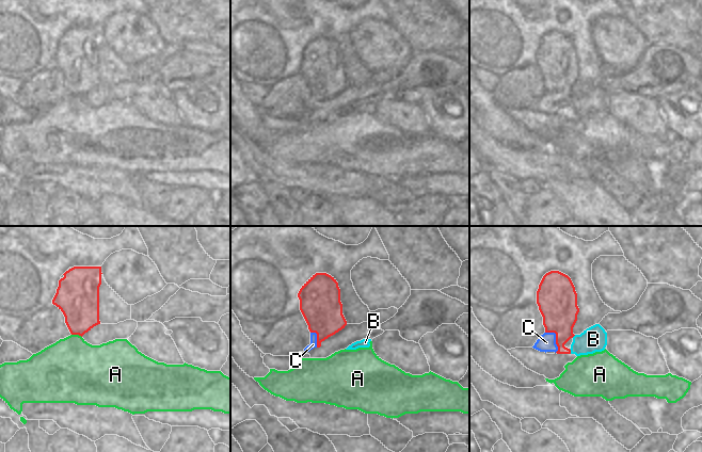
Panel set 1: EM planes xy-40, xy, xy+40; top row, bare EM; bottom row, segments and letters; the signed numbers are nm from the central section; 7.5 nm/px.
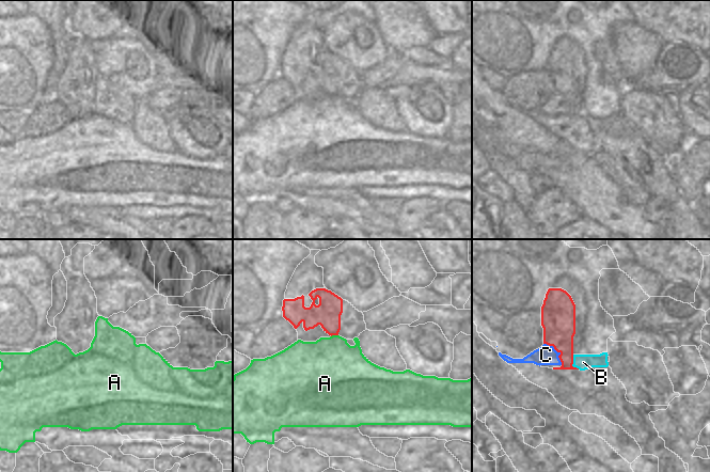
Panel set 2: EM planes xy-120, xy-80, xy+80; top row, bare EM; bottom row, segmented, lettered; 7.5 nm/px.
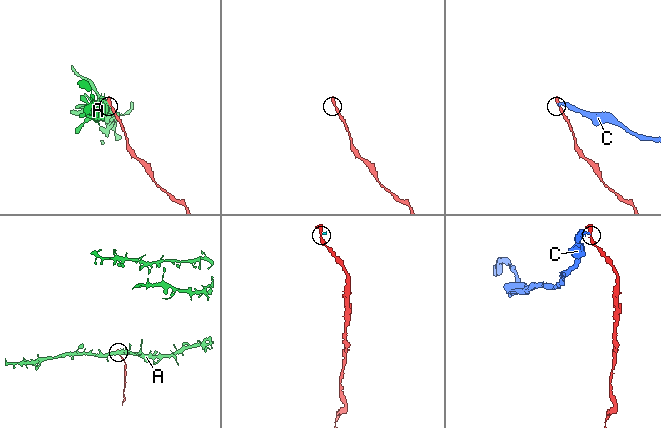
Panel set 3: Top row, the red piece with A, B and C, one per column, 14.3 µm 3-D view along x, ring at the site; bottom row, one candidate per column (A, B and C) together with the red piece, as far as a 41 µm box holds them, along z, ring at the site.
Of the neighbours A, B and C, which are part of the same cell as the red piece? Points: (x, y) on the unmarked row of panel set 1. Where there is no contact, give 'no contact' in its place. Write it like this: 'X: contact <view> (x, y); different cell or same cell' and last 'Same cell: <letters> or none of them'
A: contact xy-40 (77, 95); different cell
B: contact xy+40 (570, 112); different cell
C: contact xy+40 (556, 99); different cell
Same cell: none of them

